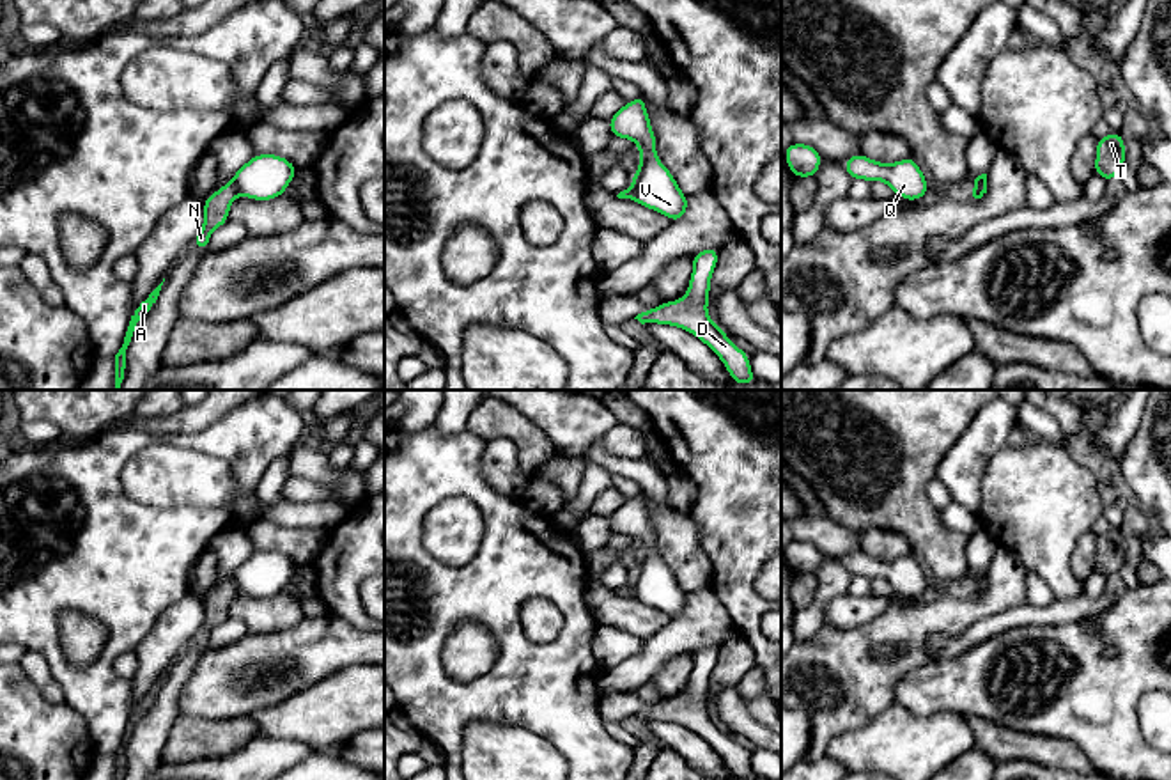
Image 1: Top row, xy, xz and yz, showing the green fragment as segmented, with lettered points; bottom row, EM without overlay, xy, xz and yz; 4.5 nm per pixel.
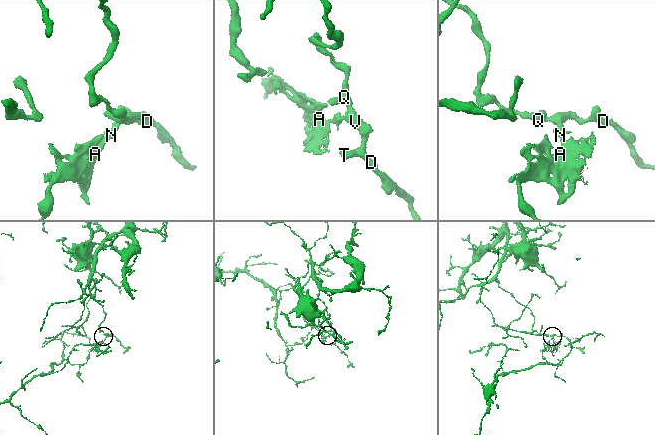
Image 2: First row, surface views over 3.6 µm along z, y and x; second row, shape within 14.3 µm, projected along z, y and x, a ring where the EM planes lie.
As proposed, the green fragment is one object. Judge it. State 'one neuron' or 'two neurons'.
two neurons

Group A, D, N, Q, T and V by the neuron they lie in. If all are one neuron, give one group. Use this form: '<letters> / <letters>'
A N / D Q T V

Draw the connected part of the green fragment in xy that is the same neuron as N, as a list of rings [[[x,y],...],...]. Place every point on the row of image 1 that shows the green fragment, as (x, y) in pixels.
[[[227,183],[204,200],[204,225],[197,234],[193,246],[209,250],[211,232],[229,222],[229,207],[237,195],[234,183]]]

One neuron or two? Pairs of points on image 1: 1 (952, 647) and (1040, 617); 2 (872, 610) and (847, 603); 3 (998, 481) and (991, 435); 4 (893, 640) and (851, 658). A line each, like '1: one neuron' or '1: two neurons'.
1: one neuron
2: one neuron
3: two neurons
4: one neuron

